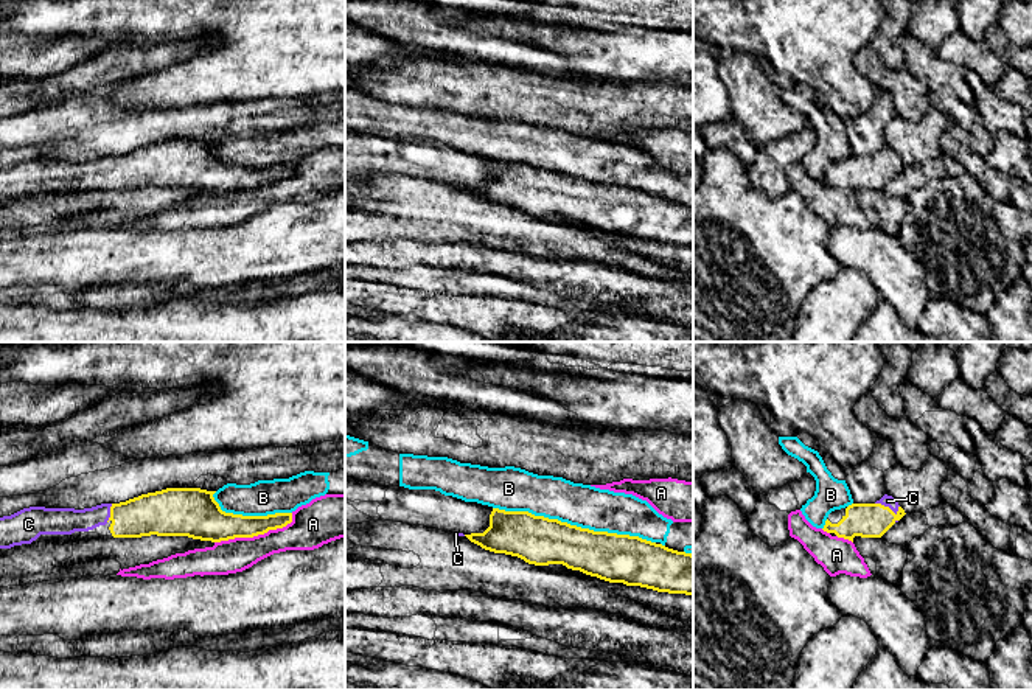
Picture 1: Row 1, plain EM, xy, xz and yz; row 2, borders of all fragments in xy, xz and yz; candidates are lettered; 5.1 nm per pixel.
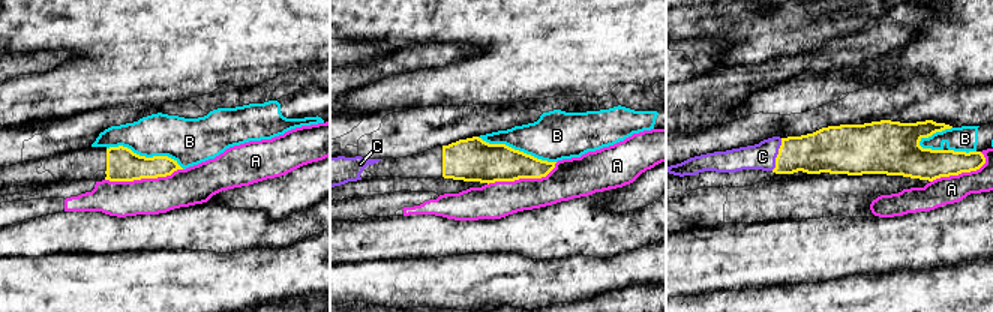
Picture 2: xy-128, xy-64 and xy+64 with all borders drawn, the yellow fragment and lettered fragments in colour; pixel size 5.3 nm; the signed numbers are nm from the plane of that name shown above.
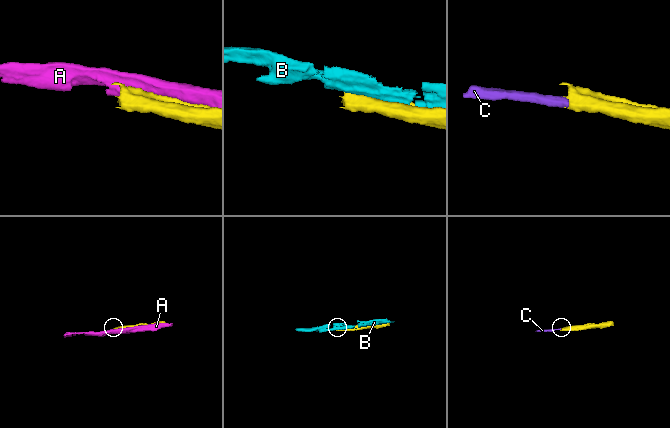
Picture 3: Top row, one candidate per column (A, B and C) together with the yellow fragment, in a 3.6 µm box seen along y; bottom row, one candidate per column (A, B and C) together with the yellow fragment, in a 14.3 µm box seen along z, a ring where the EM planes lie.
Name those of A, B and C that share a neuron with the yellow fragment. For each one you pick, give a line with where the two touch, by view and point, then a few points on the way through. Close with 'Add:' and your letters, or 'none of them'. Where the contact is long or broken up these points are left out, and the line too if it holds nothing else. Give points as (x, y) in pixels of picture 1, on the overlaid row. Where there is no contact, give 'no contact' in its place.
C: yz (888, 507) | across yz (861, 519), (875, 519), (888, 507), (888, 501)
Add: C

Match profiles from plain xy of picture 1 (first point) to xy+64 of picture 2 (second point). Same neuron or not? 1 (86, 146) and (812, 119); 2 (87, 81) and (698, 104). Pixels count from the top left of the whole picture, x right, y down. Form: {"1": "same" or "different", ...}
{"1": "same", "2": "same"}

